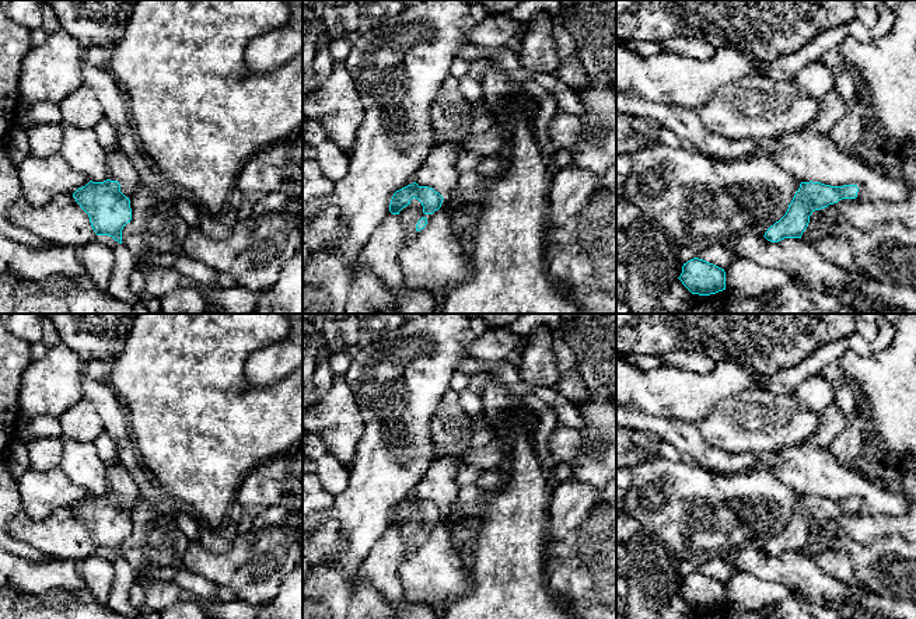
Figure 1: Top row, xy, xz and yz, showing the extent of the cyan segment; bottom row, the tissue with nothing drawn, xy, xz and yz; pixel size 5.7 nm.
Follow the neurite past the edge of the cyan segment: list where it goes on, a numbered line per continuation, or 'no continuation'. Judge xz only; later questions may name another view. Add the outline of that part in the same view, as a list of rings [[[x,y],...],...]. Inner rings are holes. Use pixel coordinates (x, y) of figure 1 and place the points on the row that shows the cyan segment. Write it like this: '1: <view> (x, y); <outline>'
1: xz (380, 256); [[[389,214],[373,232],[370,242],[360,251],[357,263],[389,288],[405,287],[398,255],[406,232],[398,214]]]

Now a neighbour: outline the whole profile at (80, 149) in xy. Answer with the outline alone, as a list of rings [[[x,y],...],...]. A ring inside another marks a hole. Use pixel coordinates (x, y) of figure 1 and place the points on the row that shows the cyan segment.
[[[64,126],[60,155],[90,181],[104,182],[108,179],[106,154],[98,143],[94,129]]]

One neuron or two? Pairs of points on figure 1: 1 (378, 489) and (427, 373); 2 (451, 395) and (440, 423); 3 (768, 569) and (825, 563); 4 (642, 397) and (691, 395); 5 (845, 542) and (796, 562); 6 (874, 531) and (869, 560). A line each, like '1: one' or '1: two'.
1: one
2: one
3: two
4: one
5: two
6: two

